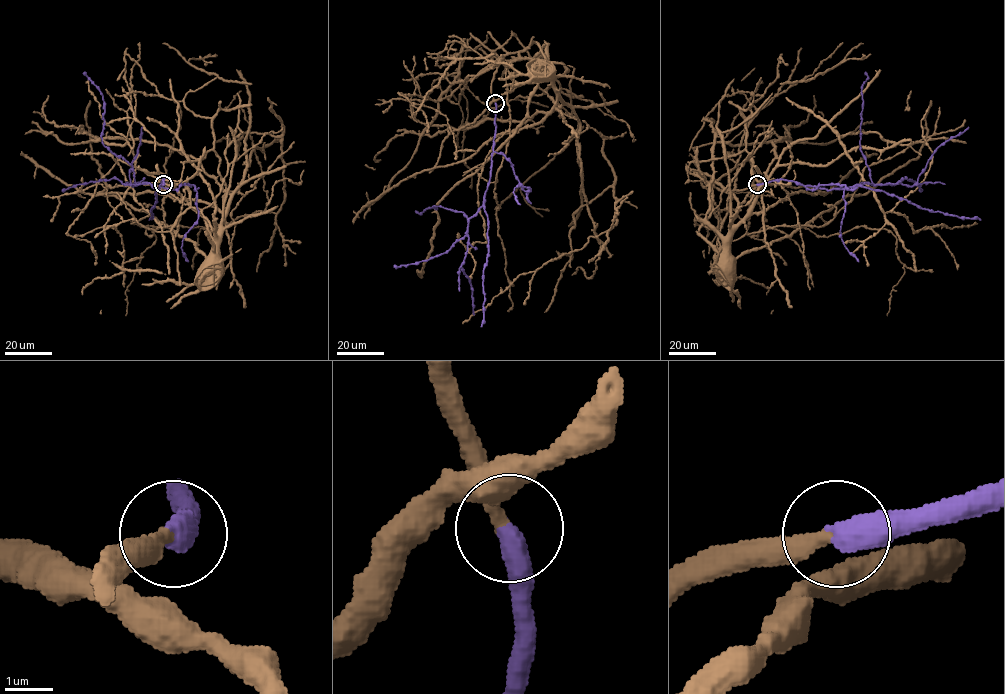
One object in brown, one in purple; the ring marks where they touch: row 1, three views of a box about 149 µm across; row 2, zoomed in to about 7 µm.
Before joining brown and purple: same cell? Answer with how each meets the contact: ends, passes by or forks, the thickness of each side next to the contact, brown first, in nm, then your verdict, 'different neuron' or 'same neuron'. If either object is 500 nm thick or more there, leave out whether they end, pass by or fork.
calibres 320 and 550 nm; same neuron

